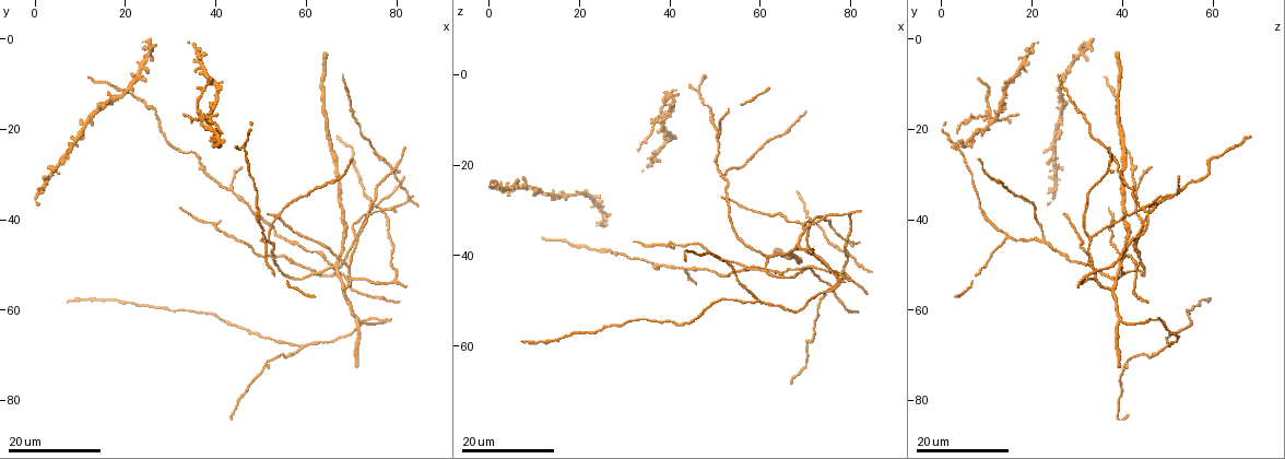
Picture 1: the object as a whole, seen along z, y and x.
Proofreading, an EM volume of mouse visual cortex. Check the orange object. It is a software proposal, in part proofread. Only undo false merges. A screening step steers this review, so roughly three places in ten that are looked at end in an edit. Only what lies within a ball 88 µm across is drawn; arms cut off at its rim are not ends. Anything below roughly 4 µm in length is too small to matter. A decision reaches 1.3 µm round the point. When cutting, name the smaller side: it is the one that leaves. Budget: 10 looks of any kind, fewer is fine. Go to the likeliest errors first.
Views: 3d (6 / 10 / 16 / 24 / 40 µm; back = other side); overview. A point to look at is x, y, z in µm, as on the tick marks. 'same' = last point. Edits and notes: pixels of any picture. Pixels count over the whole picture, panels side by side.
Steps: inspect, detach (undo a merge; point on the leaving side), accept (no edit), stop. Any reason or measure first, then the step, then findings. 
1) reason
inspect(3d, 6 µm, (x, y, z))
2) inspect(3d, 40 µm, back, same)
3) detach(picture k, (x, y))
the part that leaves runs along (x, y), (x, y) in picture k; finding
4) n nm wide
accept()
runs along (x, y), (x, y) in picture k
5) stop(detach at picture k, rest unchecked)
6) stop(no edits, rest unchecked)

two arms in line, one across
inspect(3d, 24 µm, (38.5, 19.5, 10.0))

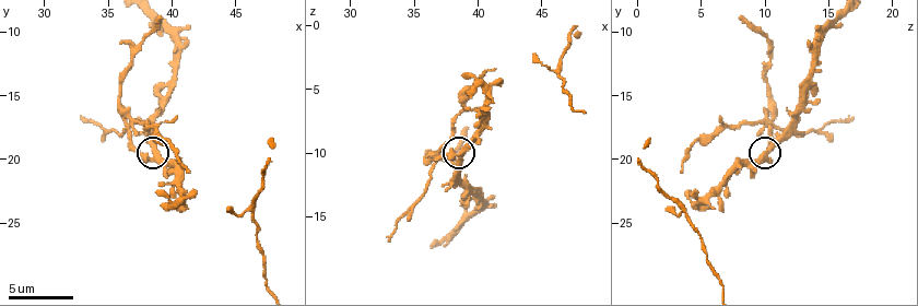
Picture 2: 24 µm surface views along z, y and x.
inspect(3d, 10 µm, (38.0, 20.0, 10.0))

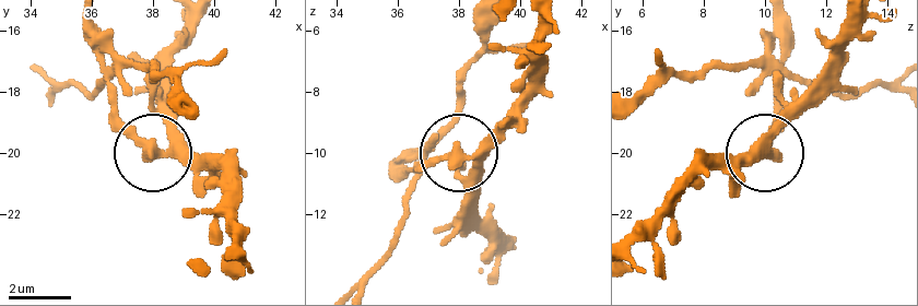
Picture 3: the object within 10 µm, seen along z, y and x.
side arm 15 µm
detach(picture 3, (108, 115))
two neurons meet here

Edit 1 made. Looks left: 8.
inspect(overview)

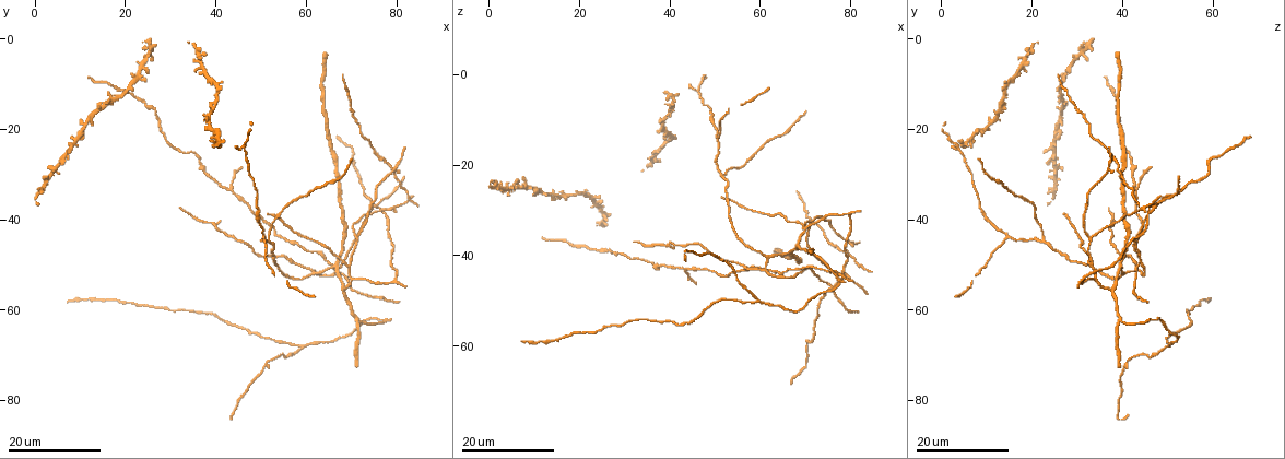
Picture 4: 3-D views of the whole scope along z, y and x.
three-way junction
inspect(3d, 16 µm, (52.0, 45.0, 22.0))

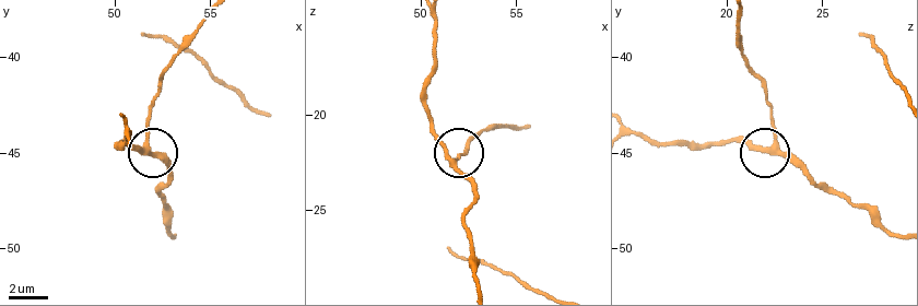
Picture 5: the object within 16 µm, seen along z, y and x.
closer look
inspect(3d, 6 µm, (51.6, 44.7, 22.5))

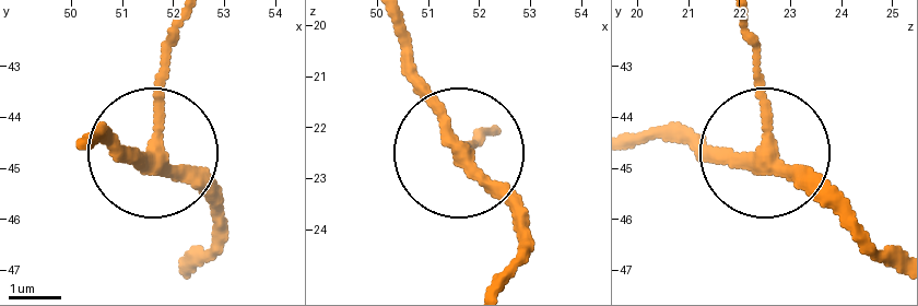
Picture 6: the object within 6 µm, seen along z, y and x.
3 arms
accept()
runs along (189, 271), (211, 223), (159, 144), (172, 19) in picture 6; continuous, no second neuron

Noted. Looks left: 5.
three arms meet
inspect(3d, 6 µm, (46.0, 24.0, 3.4))

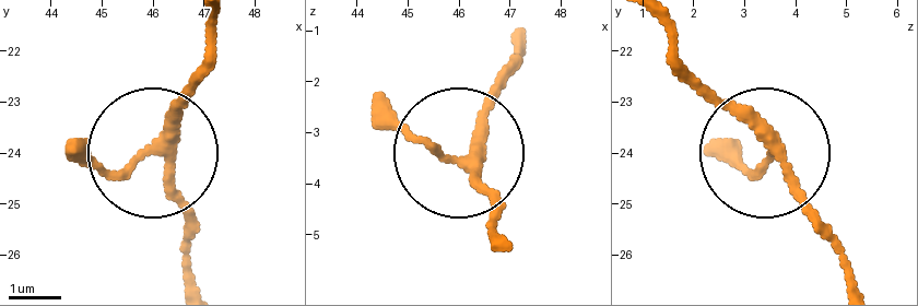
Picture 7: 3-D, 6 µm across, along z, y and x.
side arm 7 µm; 3 arms
accept()
one neuron here

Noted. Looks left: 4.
three-way junction
inspect(3d, 24 µm, (43.0, 33.0, 43.0))

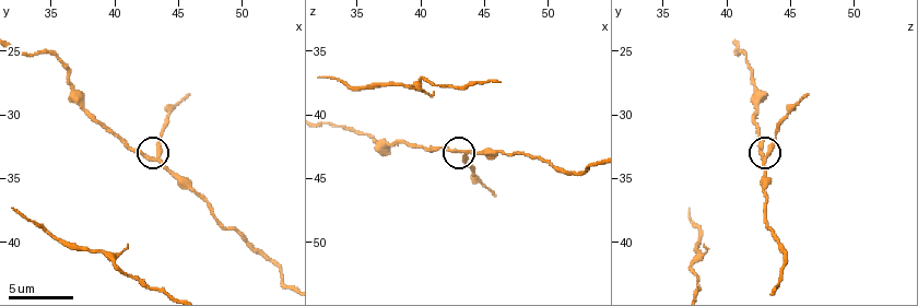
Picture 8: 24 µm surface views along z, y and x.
inspect(3d, 10 µm, (43.4, 32.8, 43.4))

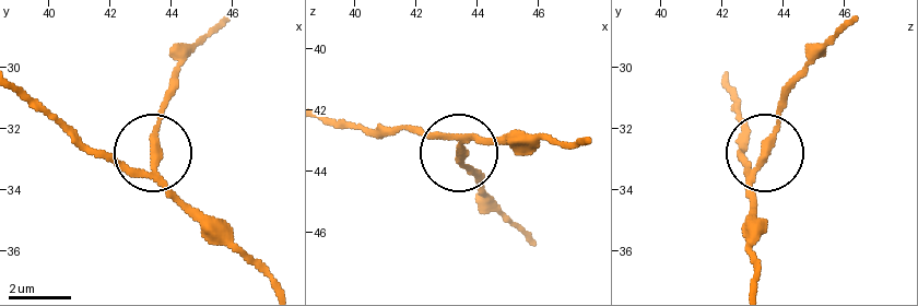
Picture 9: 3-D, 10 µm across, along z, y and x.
220 nm wide
detach(picture 9, (154, 133))
the part that leaves runs along (156, 173), (169, 81), (224, 21) in picture 9; two neurons meet here

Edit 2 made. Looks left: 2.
stop(detach at picture 3, detach at picture 9, rest unchecked)

